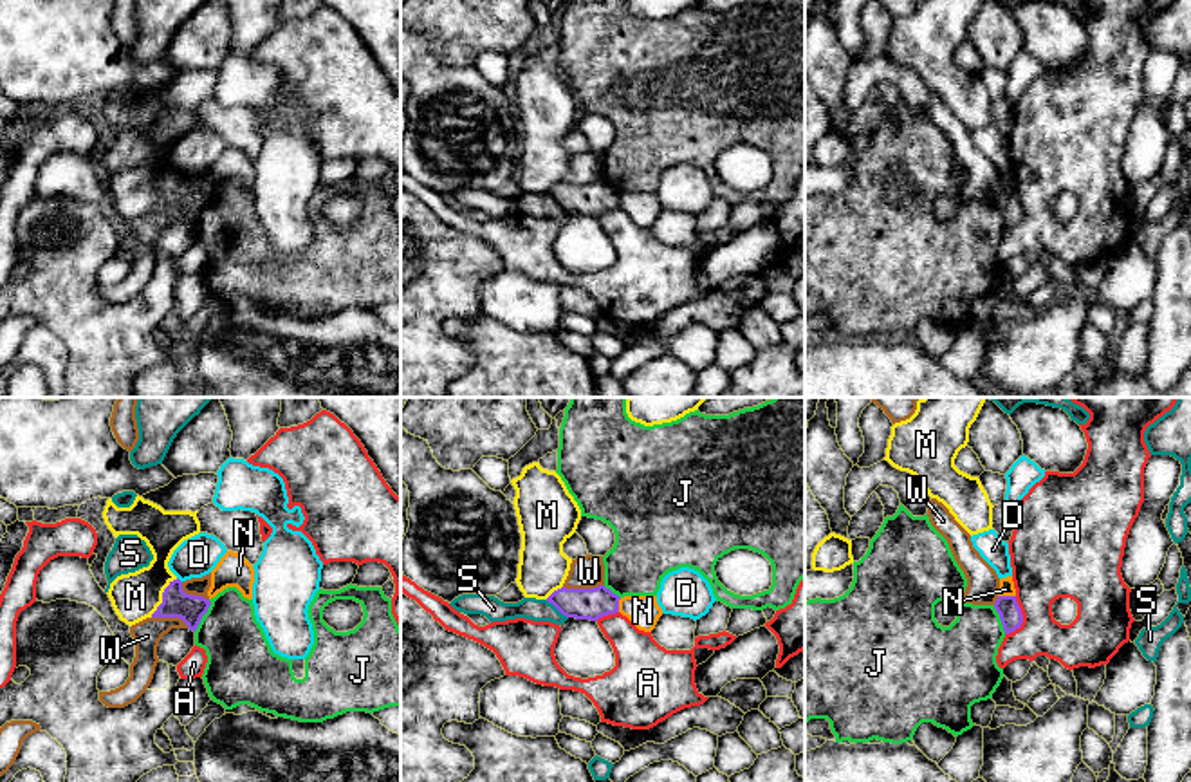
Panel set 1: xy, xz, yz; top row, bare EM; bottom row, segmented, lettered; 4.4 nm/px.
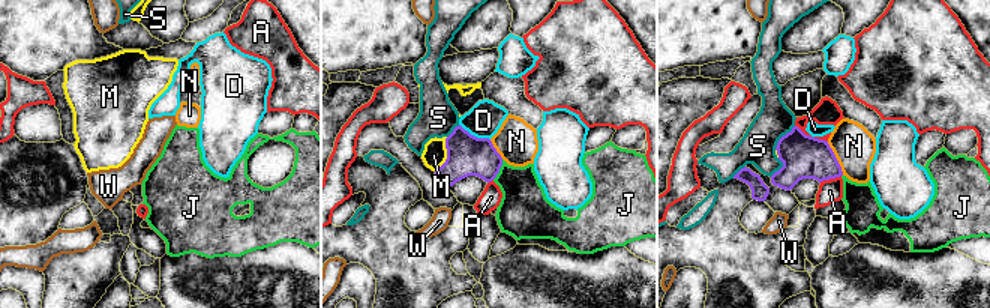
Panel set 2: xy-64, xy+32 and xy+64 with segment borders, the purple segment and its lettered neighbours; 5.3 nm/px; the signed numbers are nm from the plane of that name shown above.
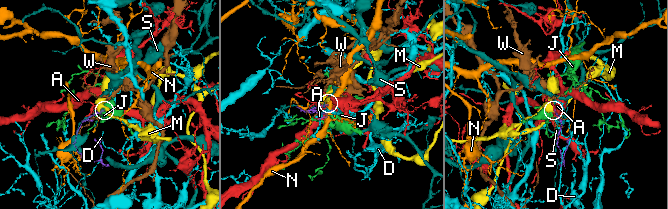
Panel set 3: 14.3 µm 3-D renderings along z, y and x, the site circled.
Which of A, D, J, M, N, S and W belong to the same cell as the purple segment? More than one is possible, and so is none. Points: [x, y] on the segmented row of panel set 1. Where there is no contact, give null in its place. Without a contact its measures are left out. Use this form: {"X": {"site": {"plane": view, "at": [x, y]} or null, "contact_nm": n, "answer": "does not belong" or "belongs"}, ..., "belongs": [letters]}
{"A": {"site": {"plane": "yz", "at": [1022, 618]}, "contact_nm": 180, "answer": "does not belong"}, "D": {"site": {"plane": "xy", "at": [179, 580]}, "contact_nm": 40, "answer": "does not belong"}, "J": {"site": {"plane": "xy", "at": [203, 614]}, "contact_nm": 160, "answer": "does not belong"}, "M": {"site": {"plane": "xy", "at": [163, 596]}, "contact_nm": 220, "answer": "does not belong"}, "N": {"site": {"plane": "yz", "at": [1007, 596]}, "contact_nm": 80, "answer": "does not belong"}, "S": {"site": {"plane": "xz", "at": [556, 607]}, "contact_nm": 130, "answer": "does not belong"}, "W": {"site": {"plane": "xz", "at": [583, 589]}, "contact_nm": 180, "answer": "does not belong"}, "belongs": []}

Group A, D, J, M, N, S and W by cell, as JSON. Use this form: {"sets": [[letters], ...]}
{"sets": [["A"], ["D"], ["J"], ["M"], ["N"], ["S"], ["W"]]}

